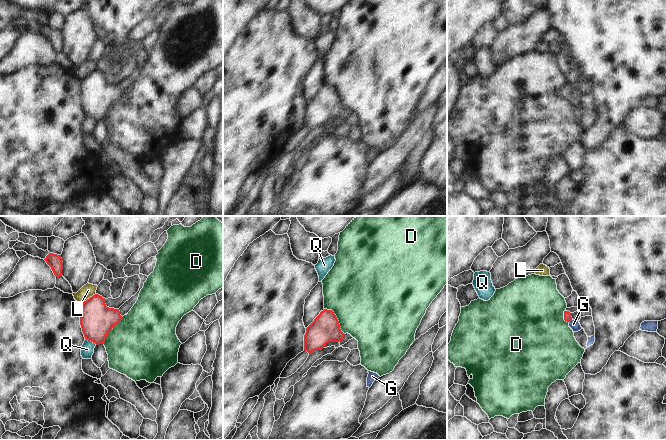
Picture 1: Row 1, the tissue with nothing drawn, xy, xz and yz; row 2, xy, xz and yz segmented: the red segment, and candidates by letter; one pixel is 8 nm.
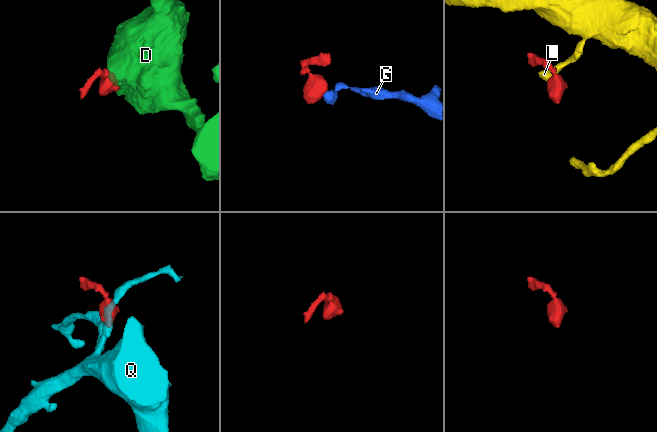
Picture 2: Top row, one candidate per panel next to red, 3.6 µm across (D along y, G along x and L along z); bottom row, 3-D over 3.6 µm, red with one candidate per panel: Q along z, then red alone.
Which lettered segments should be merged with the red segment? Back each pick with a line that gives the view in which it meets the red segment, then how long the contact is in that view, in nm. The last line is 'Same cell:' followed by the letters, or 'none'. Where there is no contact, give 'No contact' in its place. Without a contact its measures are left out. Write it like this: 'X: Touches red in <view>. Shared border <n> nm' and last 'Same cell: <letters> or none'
G: Touches red in yz. Shared border 40 nm
Same cell: G.

